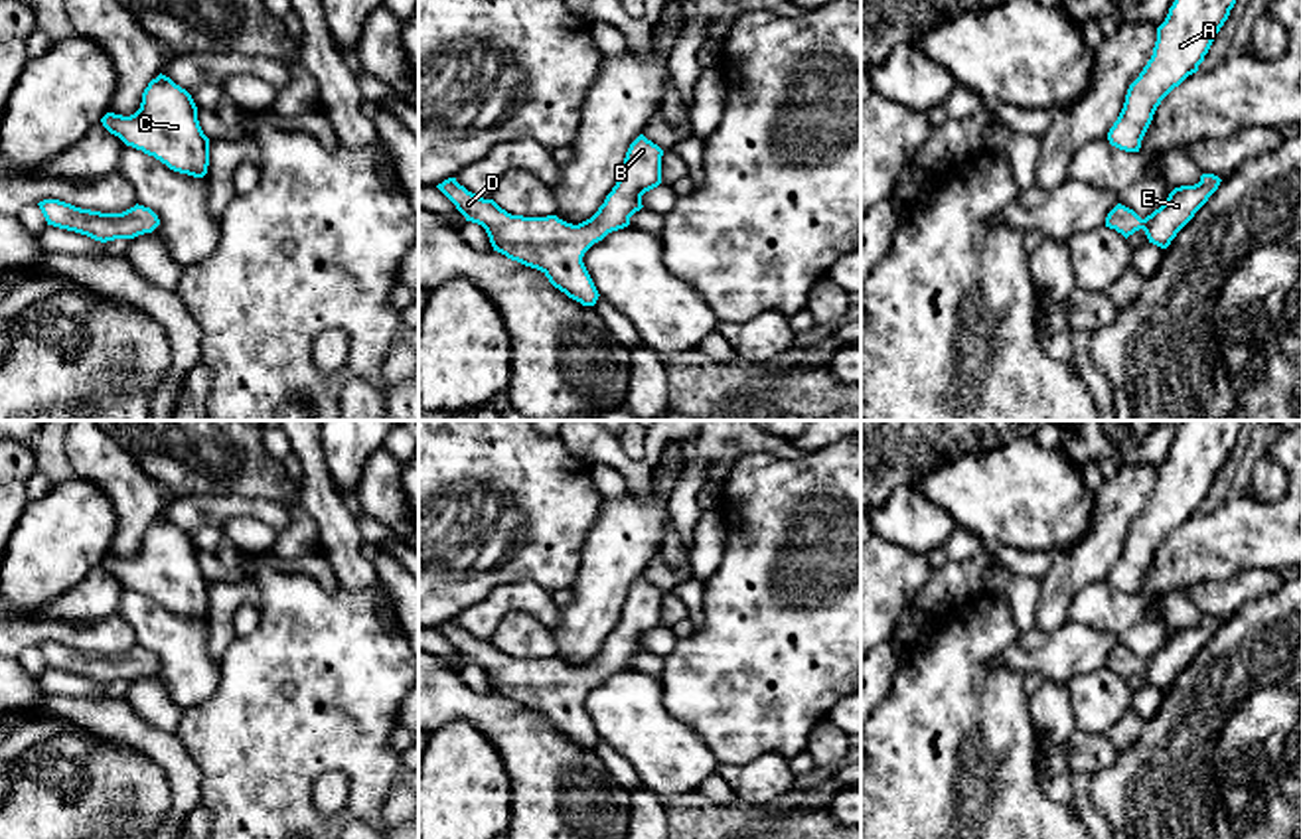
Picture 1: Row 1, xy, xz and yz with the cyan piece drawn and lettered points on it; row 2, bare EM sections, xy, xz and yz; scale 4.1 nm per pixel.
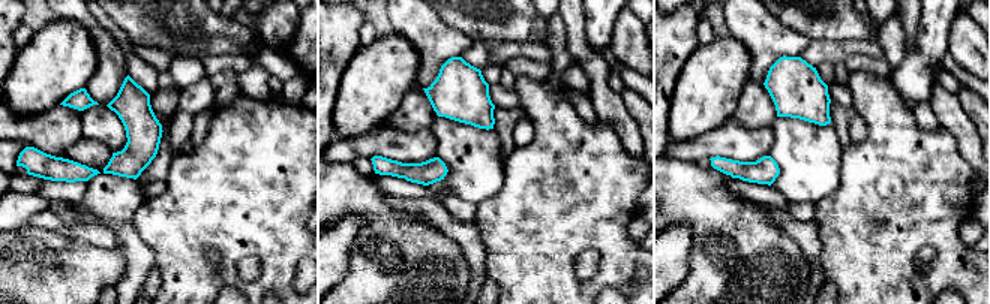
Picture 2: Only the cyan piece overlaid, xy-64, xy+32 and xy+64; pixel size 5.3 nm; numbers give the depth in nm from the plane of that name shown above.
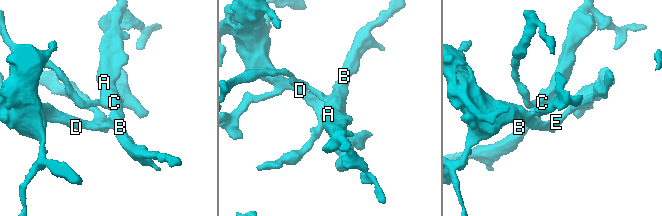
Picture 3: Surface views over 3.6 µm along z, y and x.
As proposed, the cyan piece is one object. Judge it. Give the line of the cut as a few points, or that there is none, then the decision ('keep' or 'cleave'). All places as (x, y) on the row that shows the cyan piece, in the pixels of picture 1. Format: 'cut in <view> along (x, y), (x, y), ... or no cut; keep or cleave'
no cut; keep

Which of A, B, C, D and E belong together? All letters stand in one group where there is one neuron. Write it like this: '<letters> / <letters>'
A B C D E

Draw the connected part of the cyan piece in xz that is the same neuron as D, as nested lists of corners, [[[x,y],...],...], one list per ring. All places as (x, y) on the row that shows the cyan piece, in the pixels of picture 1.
[[[640,134],[628,148],[620,178],[598,211],[578,223],[557,215],[523,217],[501,209],[448,178],[436,188],[456,205],[466,221],[486,229],[494,251],[541,270],[549,282],[582,306],[594,306],[598,290],[582,263],[584,253],[608,233],[630,225],[642,195],[661,184],[663,150]]]

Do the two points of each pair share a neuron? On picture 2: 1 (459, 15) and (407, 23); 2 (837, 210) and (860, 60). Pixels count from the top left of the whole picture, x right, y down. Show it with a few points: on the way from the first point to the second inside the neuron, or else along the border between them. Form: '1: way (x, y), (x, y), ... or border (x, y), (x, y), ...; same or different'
1: border (438, 15), (446, 24), (470, 39); different
2: border (849, 71), (866, 71), (888, 78); different

